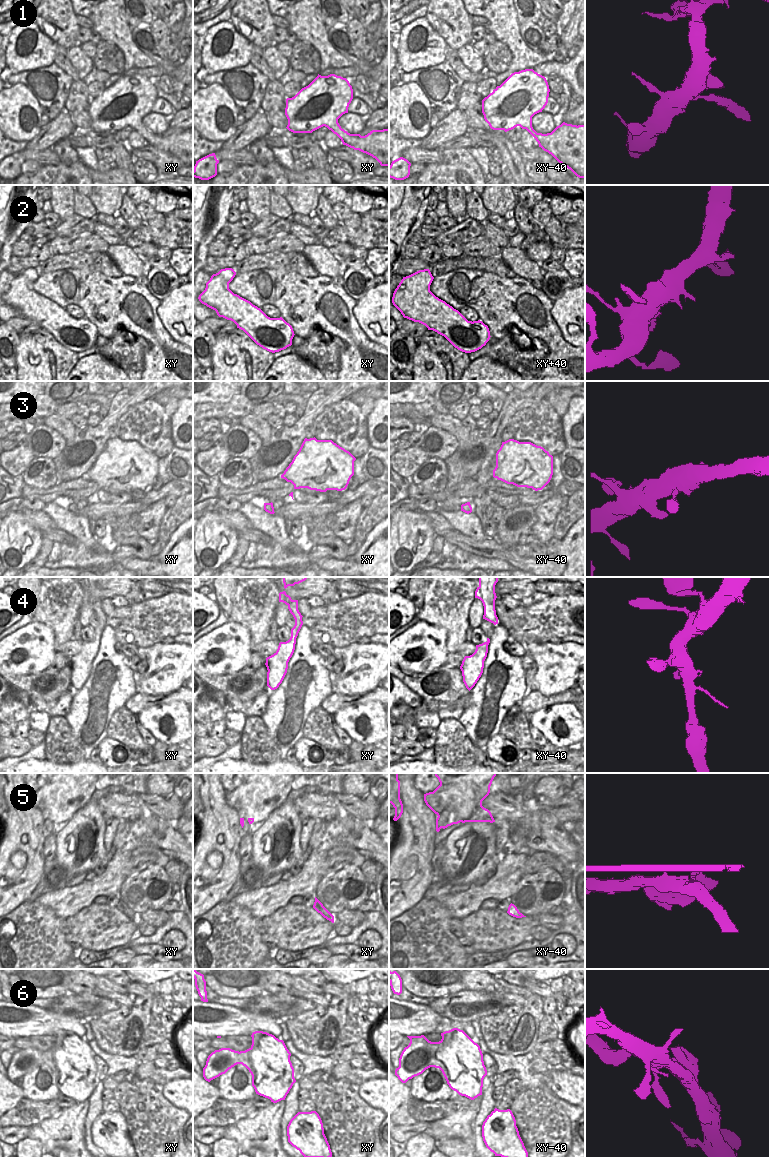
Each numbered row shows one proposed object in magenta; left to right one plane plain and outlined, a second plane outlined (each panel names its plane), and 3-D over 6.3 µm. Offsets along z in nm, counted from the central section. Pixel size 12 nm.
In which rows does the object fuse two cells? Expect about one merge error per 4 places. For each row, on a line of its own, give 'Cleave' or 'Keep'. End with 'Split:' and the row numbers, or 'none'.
1: Keep
2: Keep
3: Keep
4: Keep
5: Cleave
6: Keep
Split: 5.

